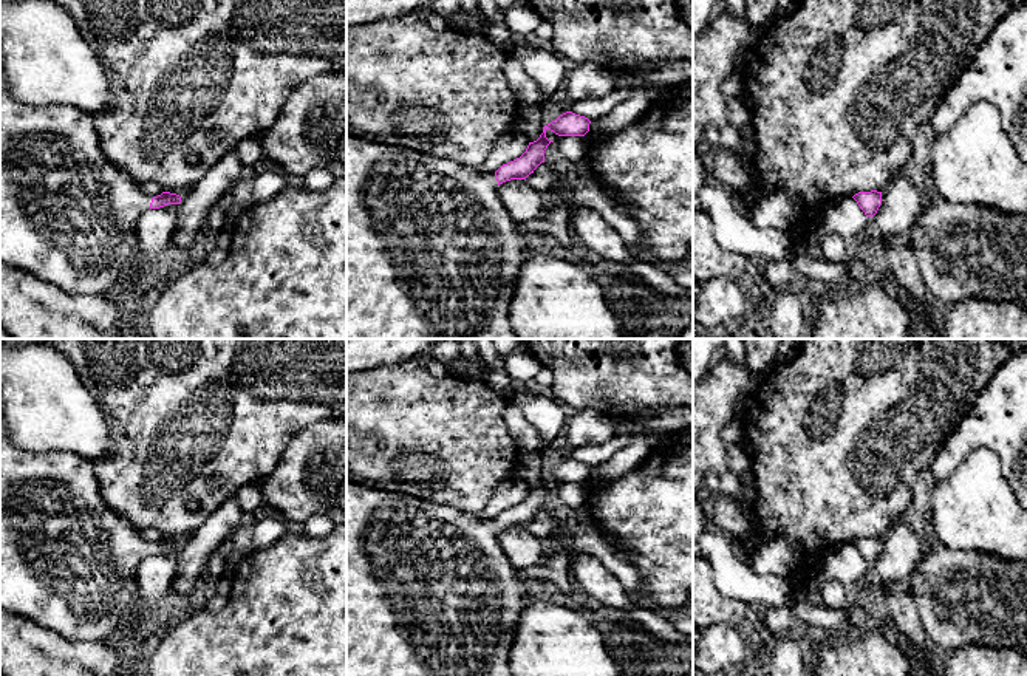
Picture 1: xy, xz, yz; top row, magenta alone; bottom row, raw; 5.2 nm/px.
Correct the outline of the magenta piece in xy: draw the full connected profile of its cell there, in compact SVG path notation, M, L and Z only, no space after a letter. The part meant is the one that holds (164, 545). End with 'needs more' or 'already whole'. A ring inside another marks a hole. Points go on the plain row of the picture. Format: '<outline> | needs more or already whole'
M0 407L0 609L12 614L25 616L42 626L46 626L68 640L79 642L108 642L119 631L142 623L148 614L148 608L135 602L135 571L139 562L148 555L159 555L167 551L179 551L181 543L162 538L153 543L141 532L121 518L101 497L99 484L94 475L93 463L76 456L71 452L26 452L14 446L3 425Z | needs more

